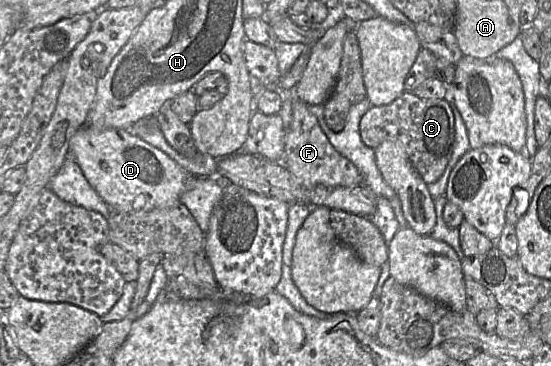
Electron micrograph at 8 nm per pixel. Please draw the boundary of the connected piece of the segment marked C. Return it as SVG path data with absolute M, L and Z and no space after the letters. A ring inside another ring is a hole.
M407 91L388 105L371 107L362 117L359 130L364 144L373 149L387 140L402 146L427 185L443 175L455 141L455 119L449 103L445 99L422 99Z

